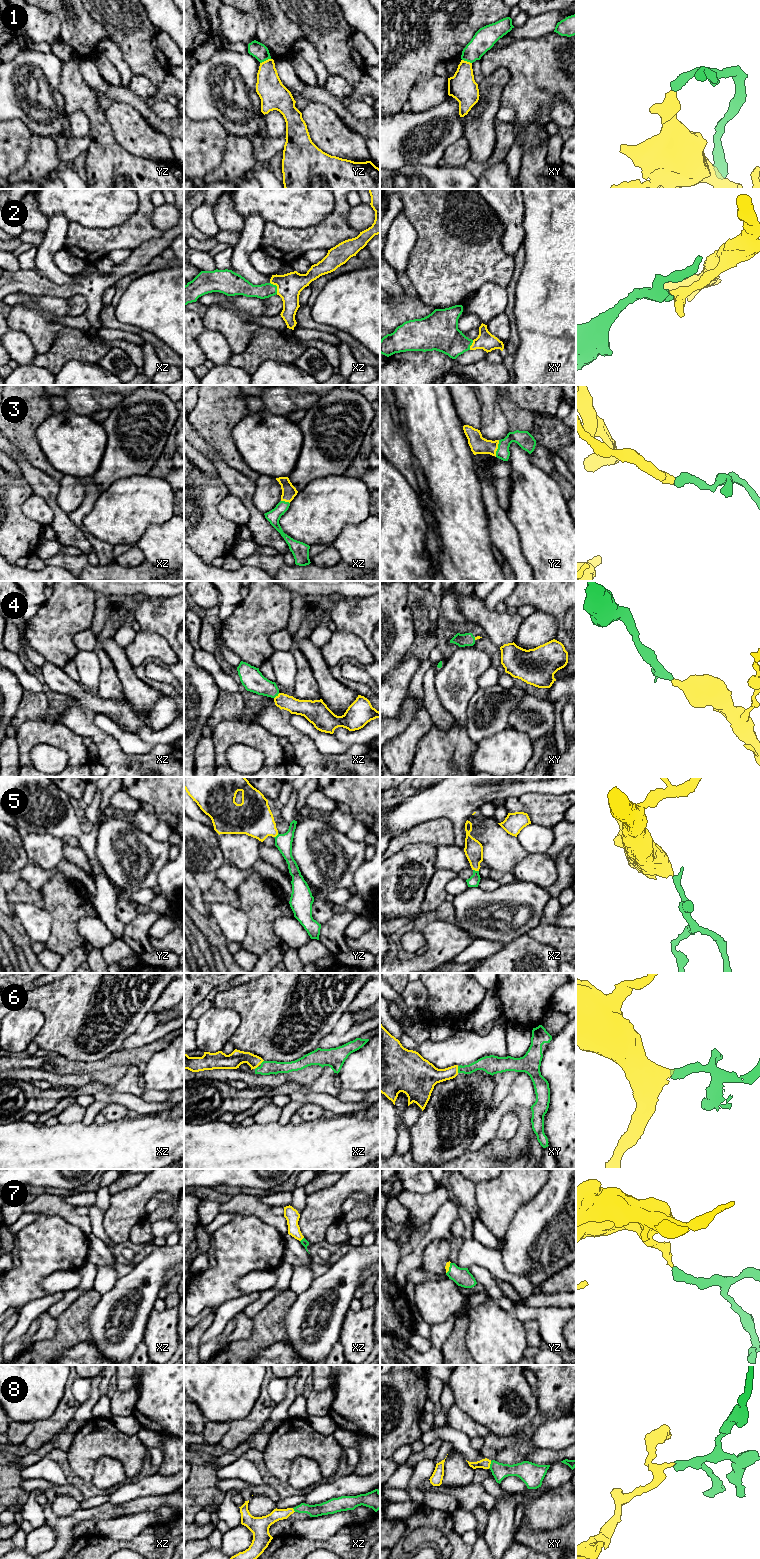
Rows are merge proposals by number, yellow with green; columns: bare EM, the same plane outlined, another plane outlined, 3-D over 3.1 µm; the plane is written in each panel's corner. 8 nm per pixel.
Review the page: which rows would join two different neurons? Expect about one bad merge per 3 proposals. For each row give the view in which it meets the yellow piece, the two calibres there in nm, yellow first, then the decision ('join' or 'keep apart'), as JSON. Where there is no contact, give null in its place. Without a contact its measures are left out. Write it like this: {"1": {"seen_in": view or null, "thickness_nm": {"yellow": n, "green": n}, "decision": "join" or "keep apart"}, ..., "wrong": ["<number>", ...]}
{"1": {"seen_in": "yz", "thickness_nm": {"yellow": 220, "green": 130}, "decision": "keep apart"}, "2": {"seen_in": "xz", "thickness_nm": {"yellow": 200, "green": 120}, "decision": "join"}, "3": {"seen_in": "yz", "thickness_nm": {"yellow": 140, "green": 140}, "decision": "join"}, "4": {"seen_in": "xz", "thickness_nm": {"yellow": 130, "green": 180}, "decision": "join"}, "5": {"seen_in": "xz", "thickness_nm": {"yellow": 150, "green": 90}, "decision": "join"}, "6": {"seen_in": "xy", "thickness_nm": {"yellow": 190, "green": 120}, "decision": "join"}, "7": {"seen_in": "xz", "thickness_nm": {"yellow": 120, "green": 60}, "decision": "join"}, "8": {"seen_in": "xy", "thickness_nm": {"yellow": 80, "green": 130}, "decision": "join"}, "wrong": ["1"]}

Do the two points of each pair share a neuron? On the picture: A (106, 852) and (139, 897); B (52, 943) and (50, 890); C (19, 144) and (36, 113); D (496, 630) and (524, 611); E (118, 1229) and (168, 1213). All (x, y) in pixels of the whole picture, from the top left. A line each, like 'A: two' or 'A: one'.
A: two
B: one
C: two
D: two
E: two

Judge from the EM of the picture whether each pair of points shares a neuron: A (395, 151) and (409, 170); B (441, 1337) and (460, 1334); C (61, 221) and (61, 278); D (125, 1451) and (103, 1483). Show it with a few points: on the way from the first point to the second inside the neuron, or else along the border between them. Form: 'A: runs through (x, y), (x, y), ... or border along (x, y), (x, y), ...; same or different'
A: border along (430, 166), (404, 165), (398, 169), (390, 170); different
B: border along (459, 1318), (444, 1343), (442, 1354); different
C: runs through (54, 235), (54, 240), (48, 247), (48, 264); same
D: border along (95, 1461), (101, 1457), (115, 1458), (127, 1477); different

